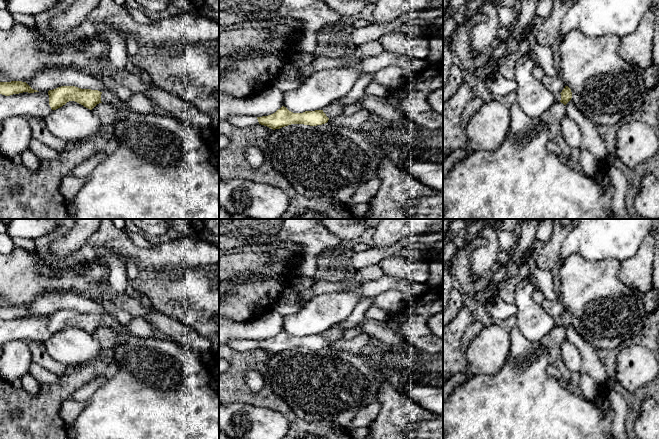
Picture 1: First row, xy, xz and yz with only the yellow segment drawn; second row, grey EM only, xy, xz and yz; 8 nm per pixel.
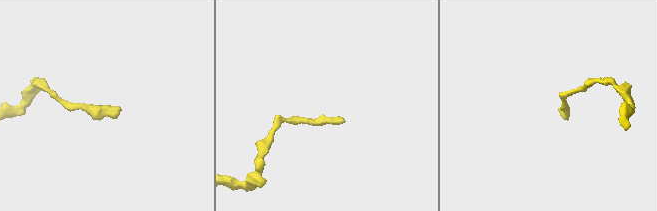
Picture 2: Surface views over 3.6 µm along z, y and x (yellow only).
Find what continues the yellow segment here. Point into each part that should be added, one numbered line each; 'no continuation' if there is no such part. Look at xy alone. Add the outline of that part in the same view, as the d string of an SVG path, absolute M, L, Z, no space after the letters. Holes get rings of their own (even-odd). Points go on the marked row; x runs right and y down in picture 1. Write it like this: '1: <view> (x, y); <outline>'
1: xy (162, 168); M109 90L102 92L101 102L113 105L124 115L114 125L117 148L112 153L104 155L100 163L85 178L86 183L71 201L75 207L75 214L72 219L219 219L219 156L201 137L199 131L169 114L143 114L132 111Z

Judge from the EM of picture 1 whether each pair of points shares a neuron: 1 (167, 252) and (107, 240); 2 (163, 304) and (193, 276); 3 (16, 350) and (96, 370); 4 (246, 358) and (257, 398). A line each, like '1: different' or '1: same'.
1: same
2: same
3: different
4: same

